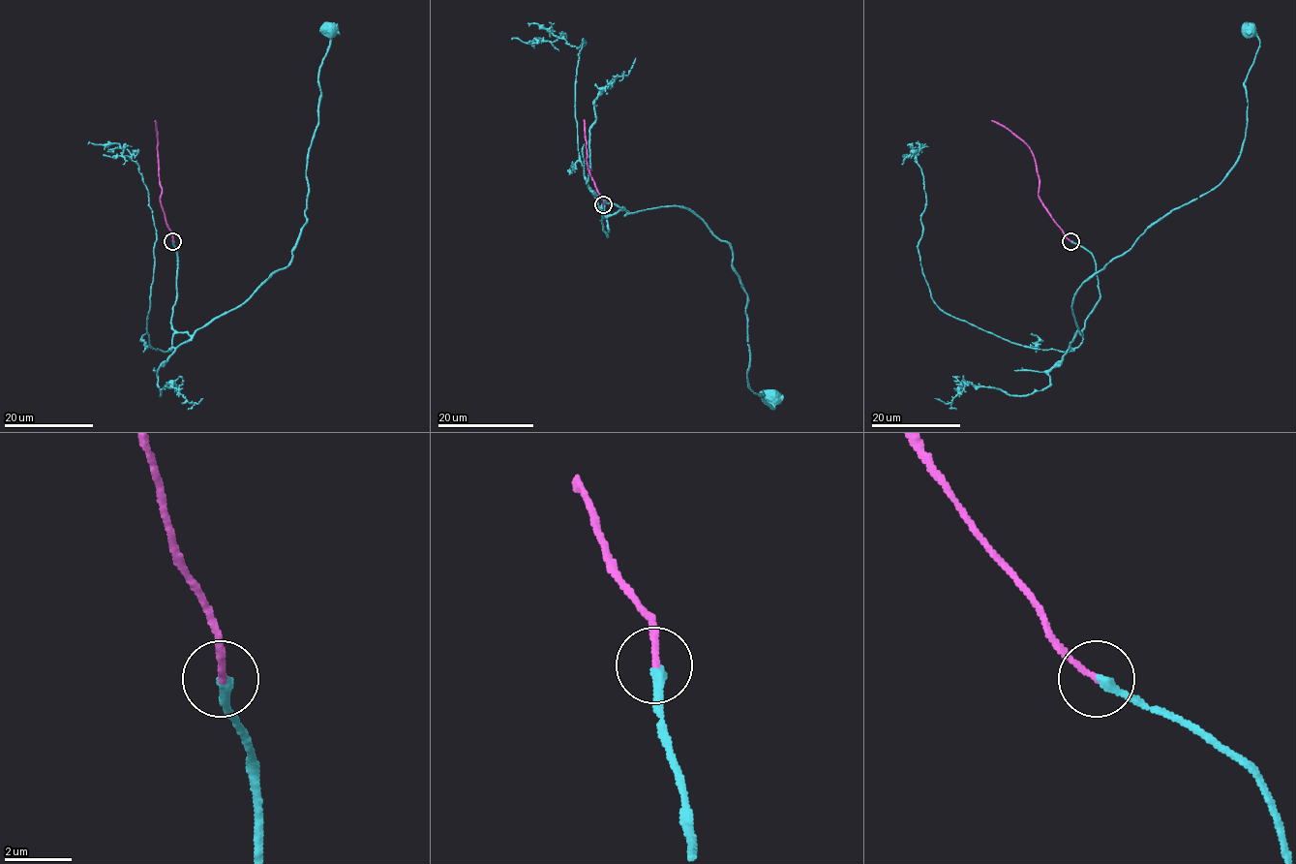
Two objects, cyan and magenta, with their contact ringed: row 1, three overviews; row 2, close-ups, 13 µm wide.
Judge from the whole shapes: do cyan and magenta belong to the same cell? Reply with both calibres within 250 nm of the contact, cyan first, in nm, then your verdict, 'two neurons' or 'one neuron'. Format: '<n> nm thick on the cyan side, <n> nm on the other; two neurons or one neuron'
300 nm thick on the cyan side, 180 nm on the other; one neuron

